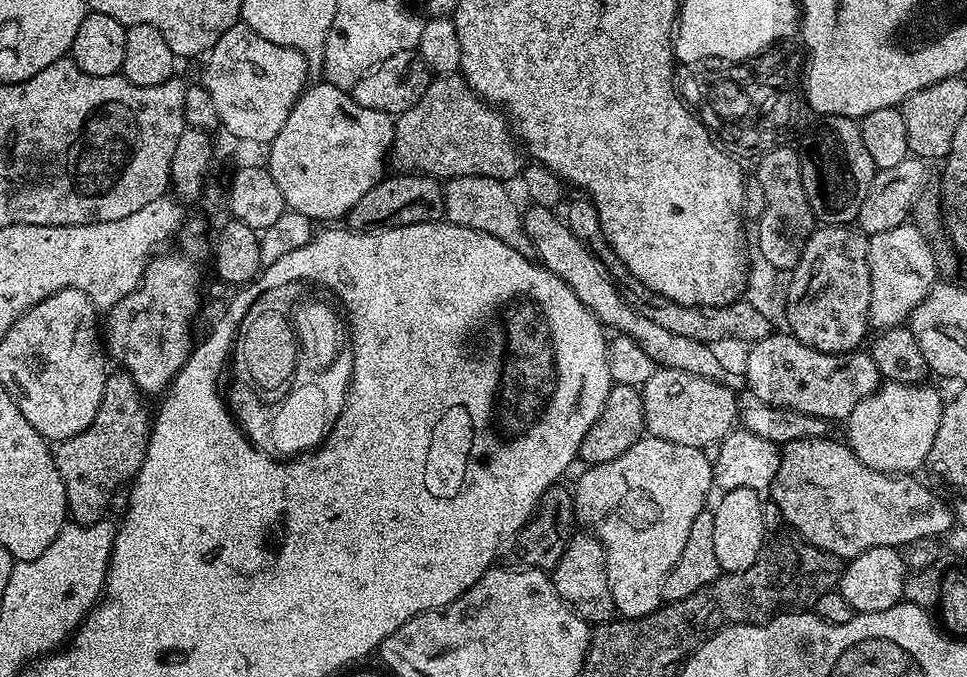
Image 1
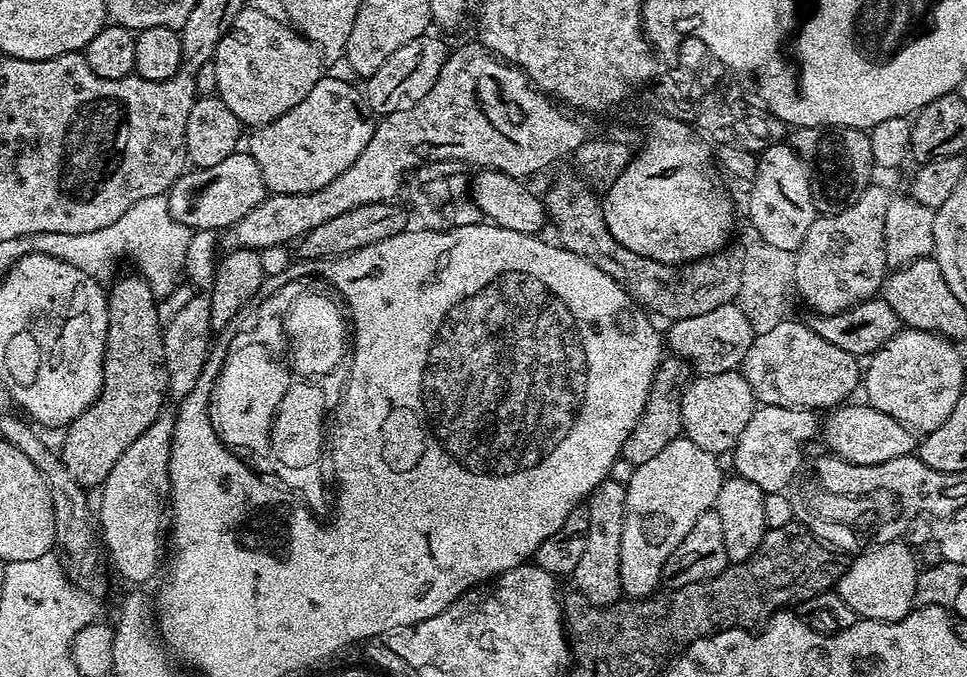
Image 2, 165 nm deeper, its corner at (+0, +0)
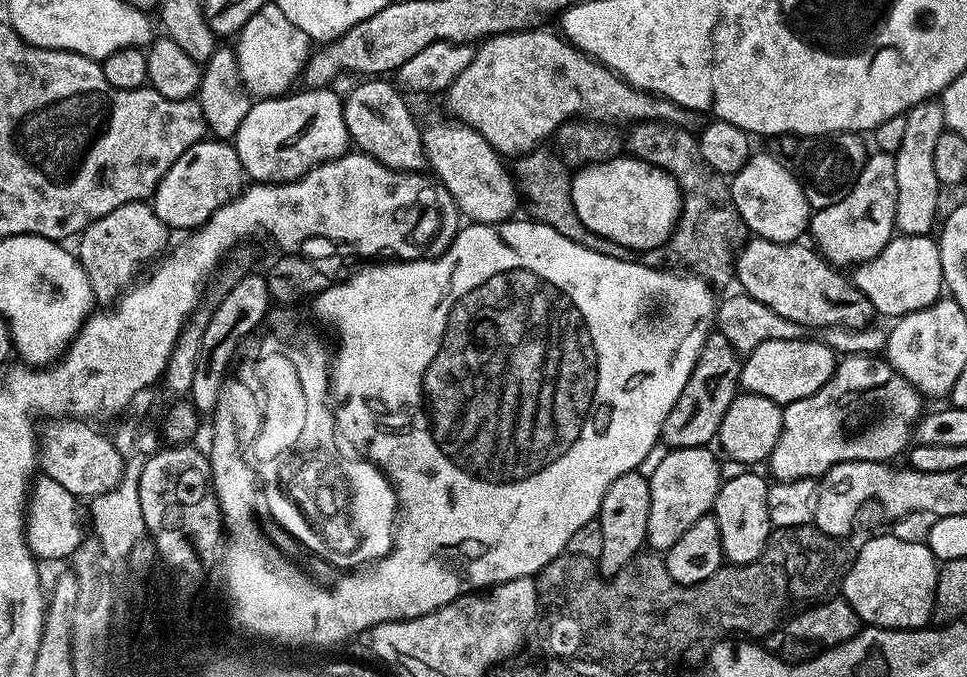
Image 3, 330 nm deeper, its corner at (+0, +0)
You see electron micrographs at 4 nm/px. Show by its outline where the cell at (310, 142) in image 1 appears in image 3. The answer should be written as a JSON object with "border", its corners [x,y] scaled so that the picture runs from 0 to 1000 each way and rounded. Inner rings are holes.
{"border":[[[342,129],[309,134],[266,146],[254,174],[250,174],[250,186],[246,186],[242,211],[257,267],[295,272],[316,258],[322,248],[334,242],[336,236],[344,236],[361,223],[353,137],[343,136],[347,133]]]}

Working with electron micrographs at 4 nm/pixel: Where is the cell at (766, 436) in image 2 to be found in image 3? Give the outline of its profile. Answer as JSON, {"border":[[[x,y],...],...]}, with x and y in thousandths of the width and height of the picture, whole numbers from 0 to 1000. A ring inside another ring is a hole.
{"border":[[[874,524],[865,539],[865,551],[858,564],[854,564],[854,570],[850,570],[850,576],[810,598],[809,641],[805,641],[805,653],[794,672],[792,691],[799,697],[802,709],[838,709],[851,703],[871,682],[926,681],[926,674],[944,654],[947,625],[958,603],[956,597],[957,586],[940,561],[933,558],[933,552],[929,552],[929,547],[925,547],[913,524]]]}

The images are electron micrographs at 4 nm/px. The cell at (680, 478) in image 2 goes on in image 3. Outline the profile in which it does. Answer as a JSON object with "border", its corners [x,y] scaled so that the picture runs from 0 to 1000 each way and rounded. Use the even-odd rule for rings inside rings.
{"border":[[[735,660],[696,662],[685,677],[680,694],[670,705],[672,718],[672,765],[668,771],[668,804],[684,818],[691,814],[722,765],[737,755],[740,731],[747,713],[741,669]]]}

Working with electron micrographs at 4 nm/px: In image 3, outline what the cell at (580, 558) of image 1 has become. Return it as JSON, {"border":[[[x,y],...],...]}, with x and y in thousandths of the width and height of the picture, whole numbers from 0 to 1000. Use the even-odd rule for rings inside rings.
{"border":[[[660,694],[643,700],[643,706],[635,706],[631,712],[631,724],[627,724],[627,736],[623,736],[620,761],[623,777],[623,818],[618,829],[619,849],[628,854],[637,851],[643,836],[647,836],[667,808],[670,790],[668,771],[672,765],[672,718],[670,705]]]}

